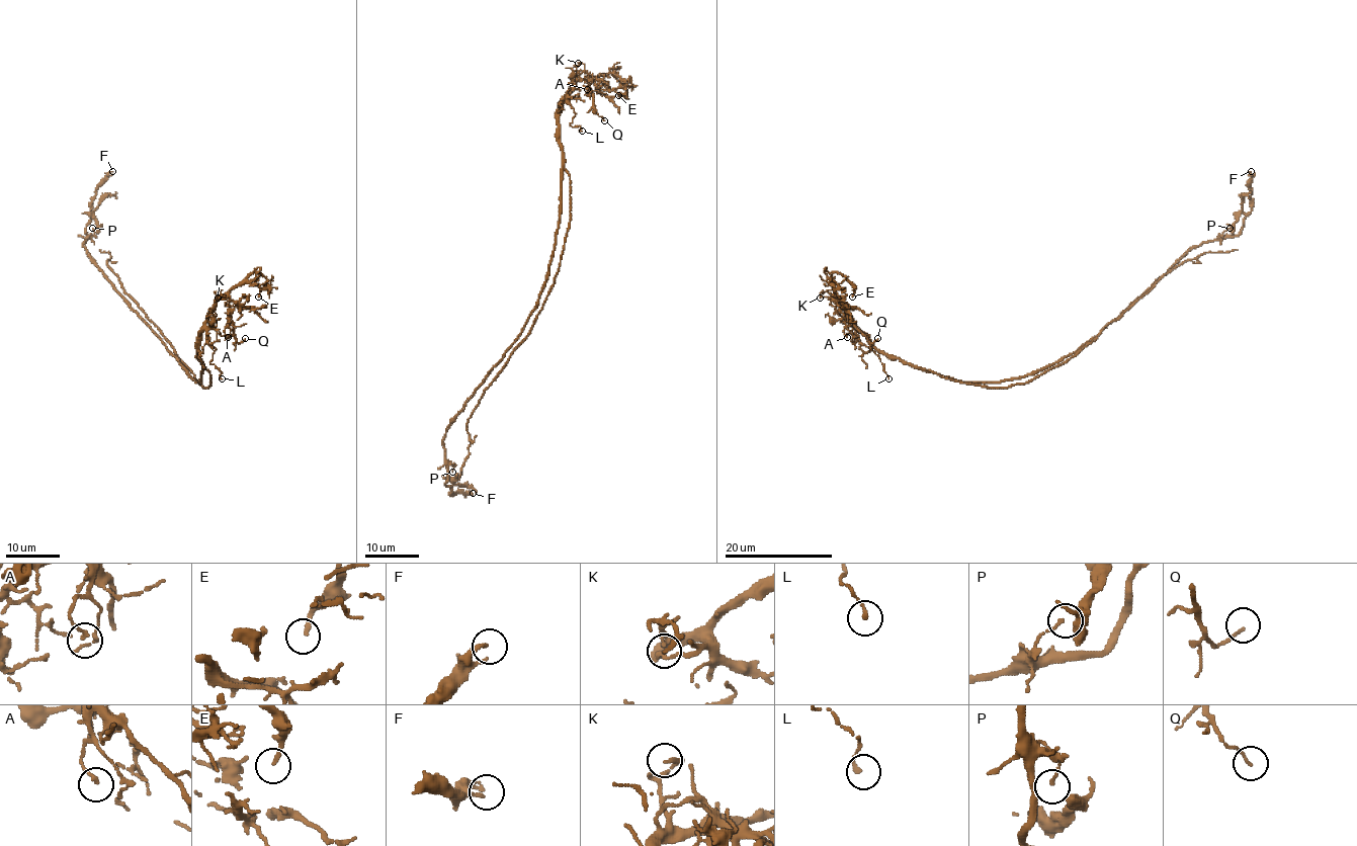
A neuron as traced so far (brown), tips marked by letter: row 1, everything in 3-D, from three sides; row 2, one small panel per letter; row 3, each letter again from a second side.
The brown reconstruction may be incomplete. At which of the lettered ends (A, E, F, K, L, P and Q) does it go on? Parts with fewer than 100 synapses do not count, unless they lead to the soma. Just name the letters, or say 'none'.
none

